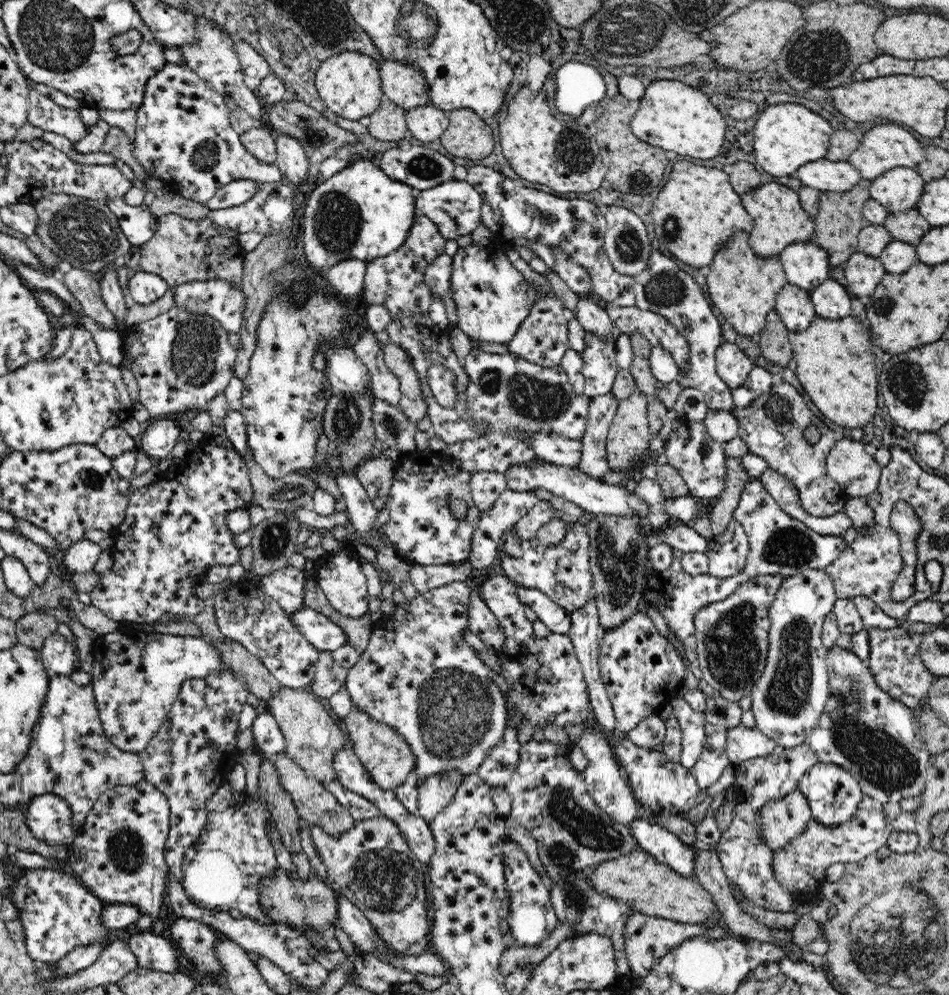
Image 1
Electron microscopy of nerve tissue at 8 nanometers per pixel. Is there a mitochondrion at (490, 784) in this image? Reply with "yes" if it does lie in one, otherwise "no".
no

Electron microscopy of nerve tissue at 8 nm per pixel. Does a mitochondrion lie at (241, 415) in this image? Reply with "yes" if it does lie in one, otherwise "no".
no

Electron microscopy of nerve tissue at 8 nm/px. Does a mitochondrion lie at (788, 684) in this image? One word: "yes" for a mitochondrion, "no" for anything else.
yes

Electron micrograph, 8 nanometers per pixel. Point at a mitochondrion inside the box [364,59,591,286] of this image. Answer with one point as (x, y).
(423, 167)

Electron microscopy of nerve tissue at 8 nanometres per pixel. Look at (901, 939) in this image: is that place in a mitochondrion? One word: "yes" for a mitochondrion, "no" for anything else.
yes

